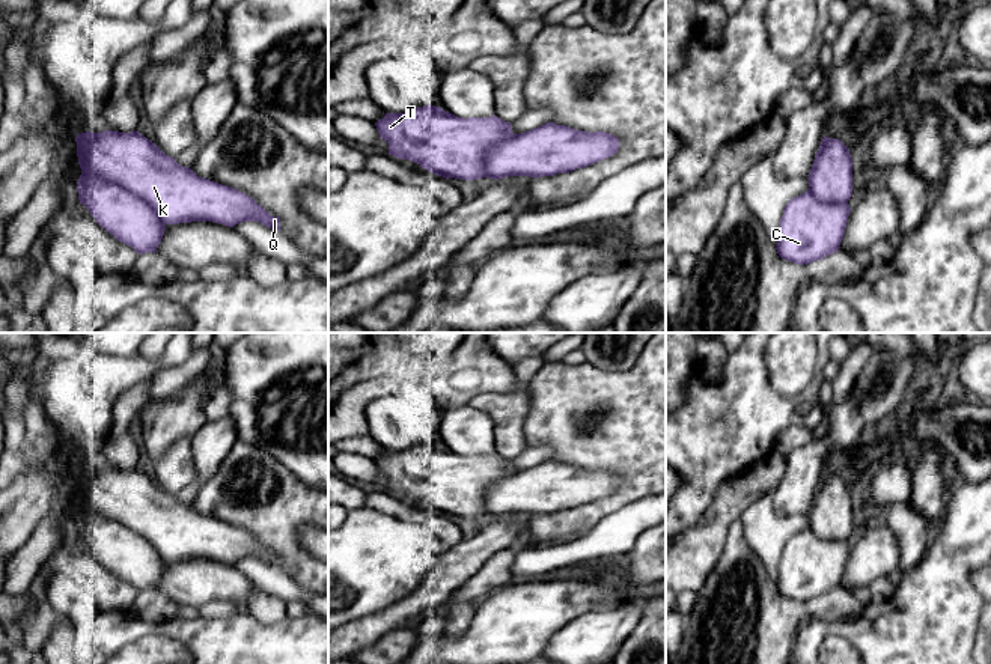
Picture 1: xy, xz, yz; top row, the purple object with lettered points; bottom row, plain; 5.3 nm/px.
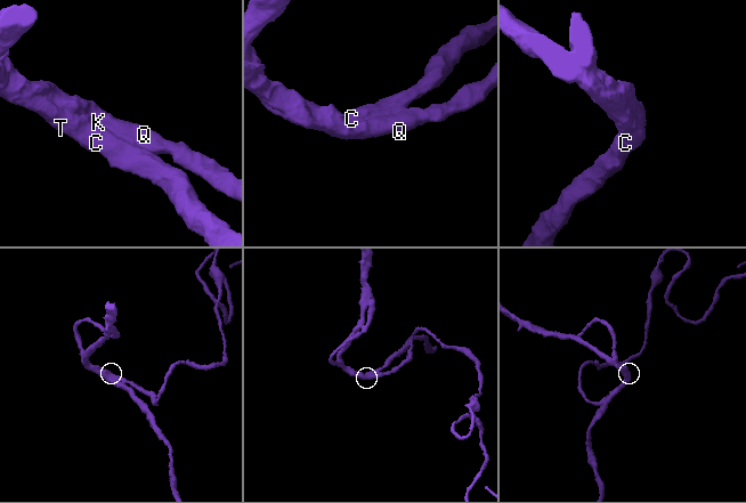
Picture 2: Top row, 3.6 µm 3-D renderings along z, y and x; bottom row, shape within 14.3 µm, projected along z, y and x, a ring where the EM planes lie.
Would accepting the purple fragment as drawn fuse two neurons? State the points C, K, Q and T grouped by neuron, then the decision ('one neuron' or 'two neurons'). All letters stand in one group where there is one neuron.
C K Q T; one neuron

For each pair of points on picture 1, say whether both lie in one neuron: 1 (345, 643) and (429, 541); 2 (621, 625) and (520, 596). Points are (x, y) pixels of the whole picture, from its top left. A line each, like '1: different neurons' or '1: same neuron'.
1: different neurons
2: different neurons

